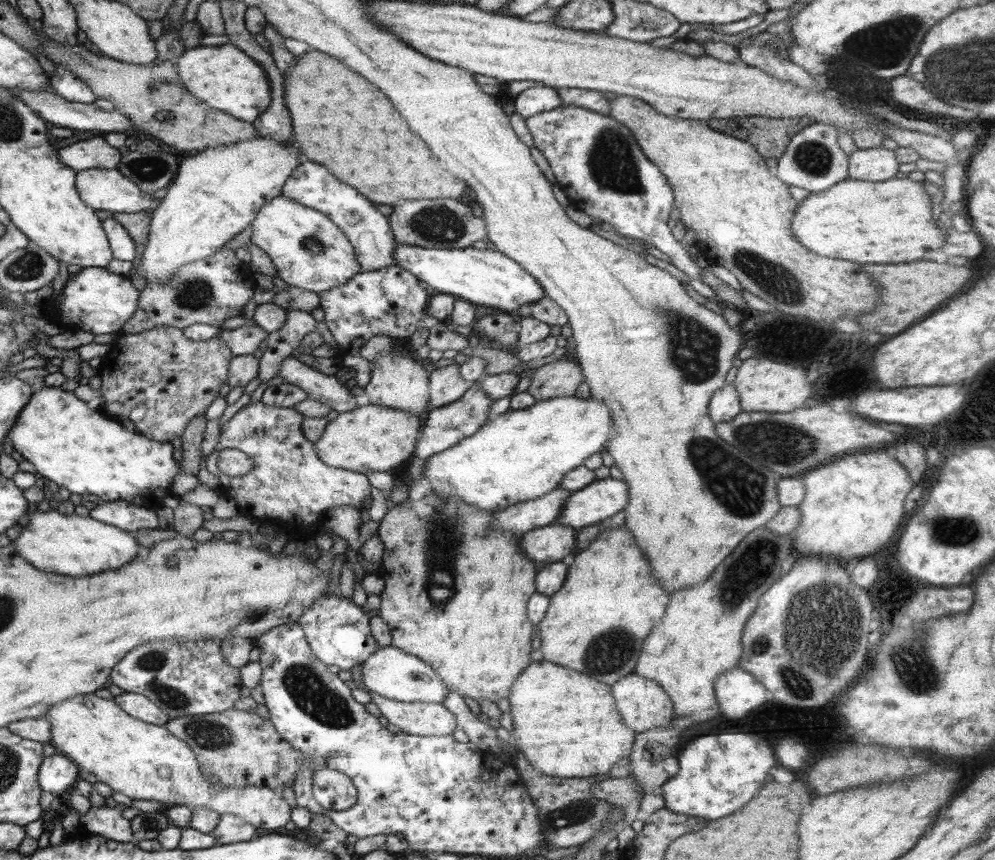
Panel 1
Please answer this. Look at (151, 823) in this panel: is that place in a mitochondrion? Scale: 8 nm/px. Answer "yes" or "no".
yes

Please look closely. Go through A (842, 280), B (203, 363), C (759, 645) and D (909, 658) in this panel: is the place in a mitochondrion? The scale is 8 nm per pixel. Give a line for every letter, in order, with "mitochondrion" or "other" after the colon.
A: other
B: mitochondrion
C: mitochondrion
D: mitochondrion

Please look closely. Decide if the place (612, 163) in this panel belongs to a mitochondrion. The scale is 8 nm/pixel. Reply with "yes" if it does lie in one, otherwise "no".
yes

